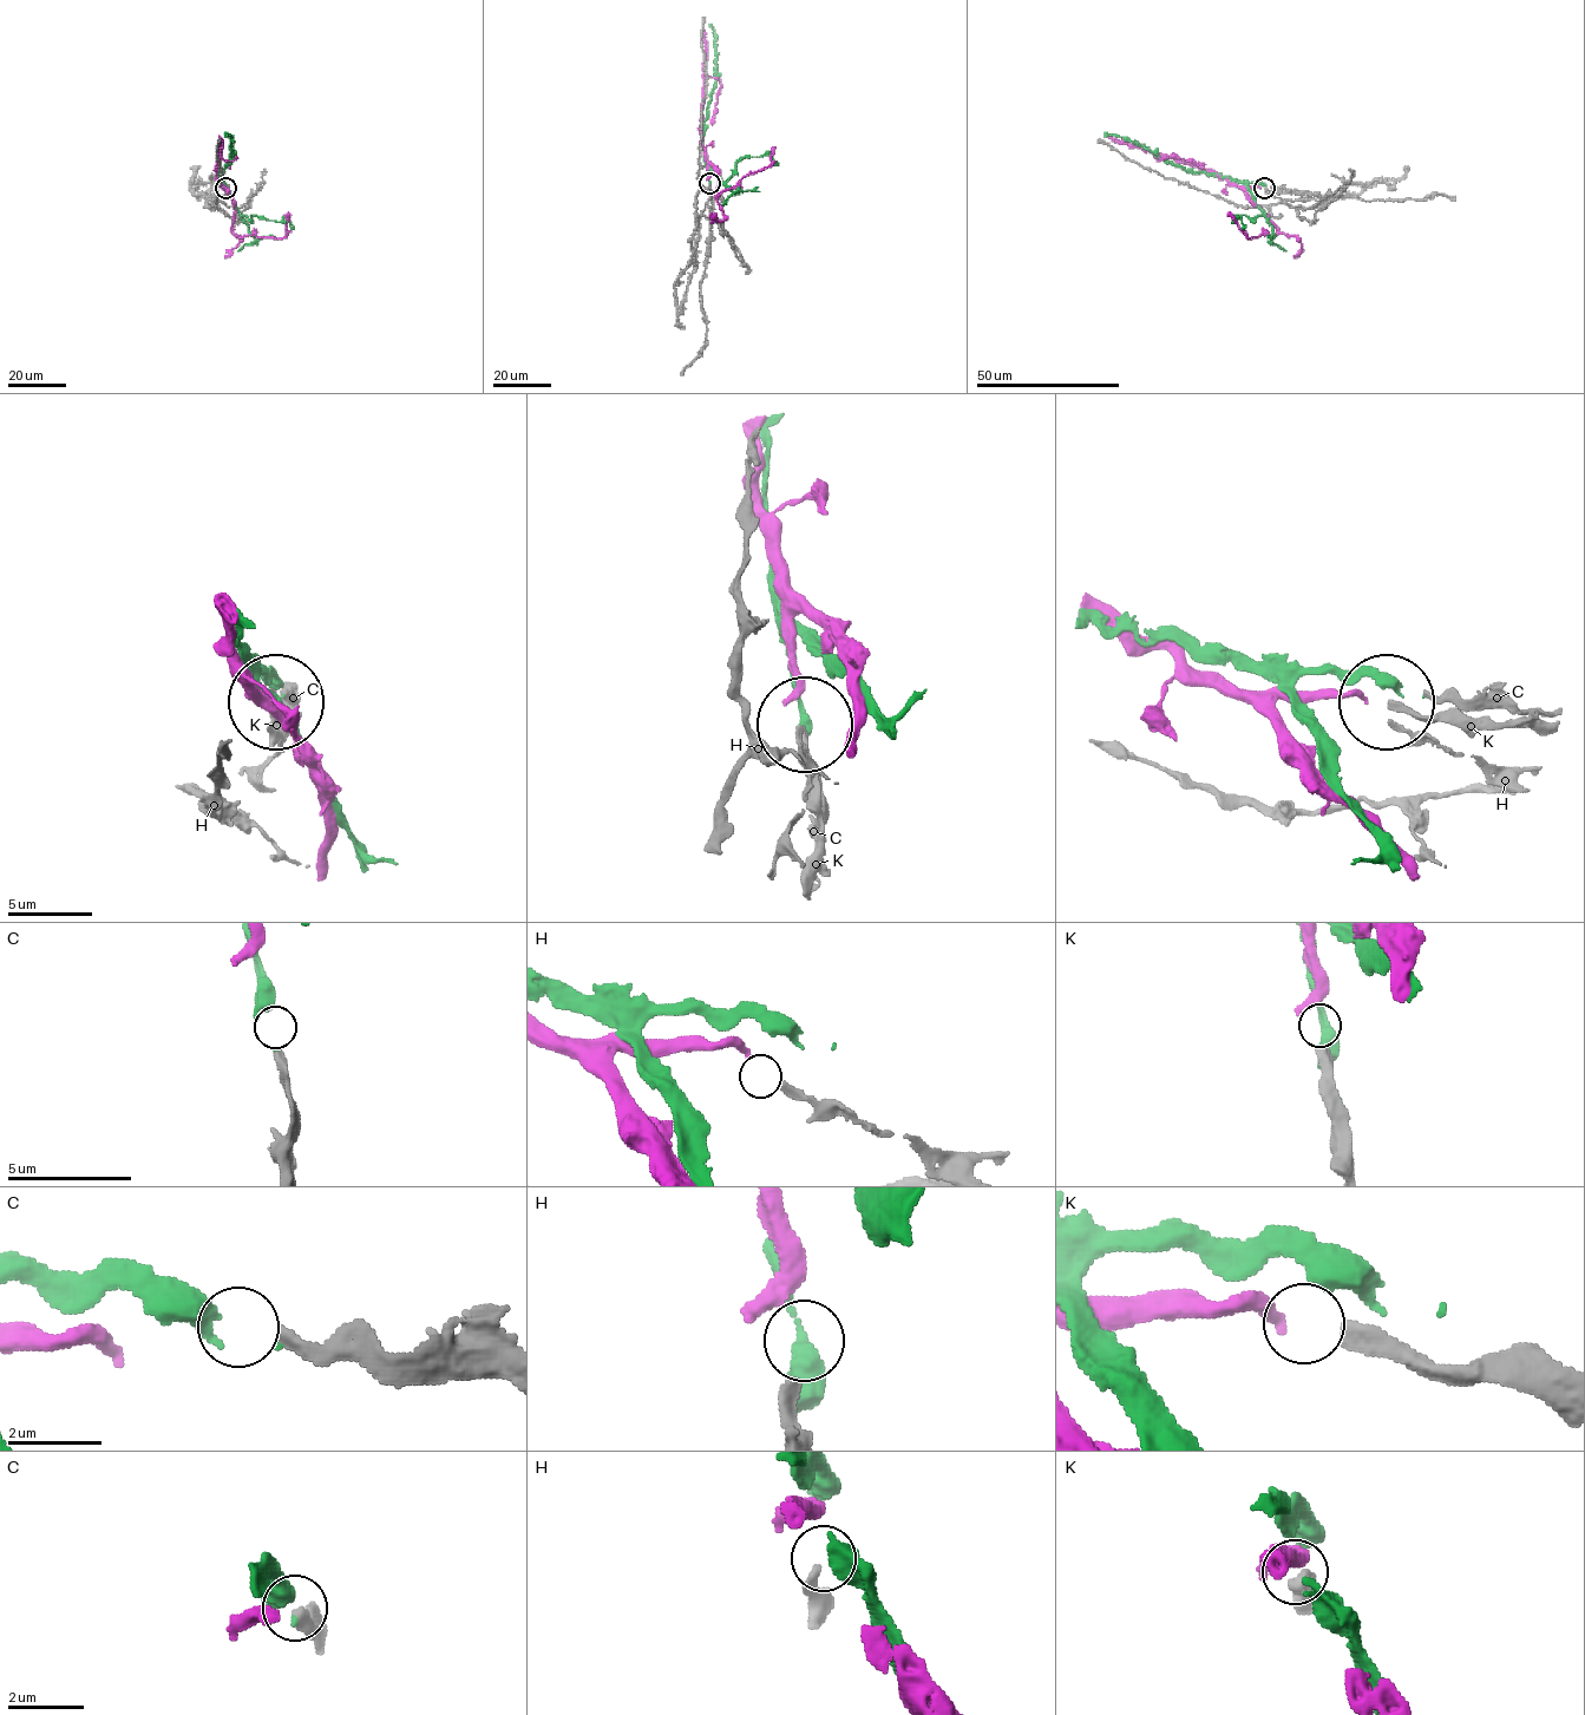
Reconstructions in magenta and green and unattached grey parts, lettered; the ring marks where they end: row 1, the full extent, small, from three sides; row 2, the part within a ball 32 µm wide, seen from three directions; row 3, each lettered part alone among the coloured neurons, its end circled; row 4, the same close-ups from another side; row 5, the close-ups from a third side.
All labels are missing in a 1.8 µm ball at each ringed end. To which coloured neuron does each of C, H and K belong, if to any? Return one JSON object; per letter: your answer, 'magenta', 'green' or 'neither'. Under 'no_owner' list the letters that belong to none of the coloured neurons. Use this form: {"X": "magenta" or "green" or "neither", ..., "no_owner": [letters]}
{"C": "green", "H": "neither", "K": "magenta", "no_owner": ["H"]}

